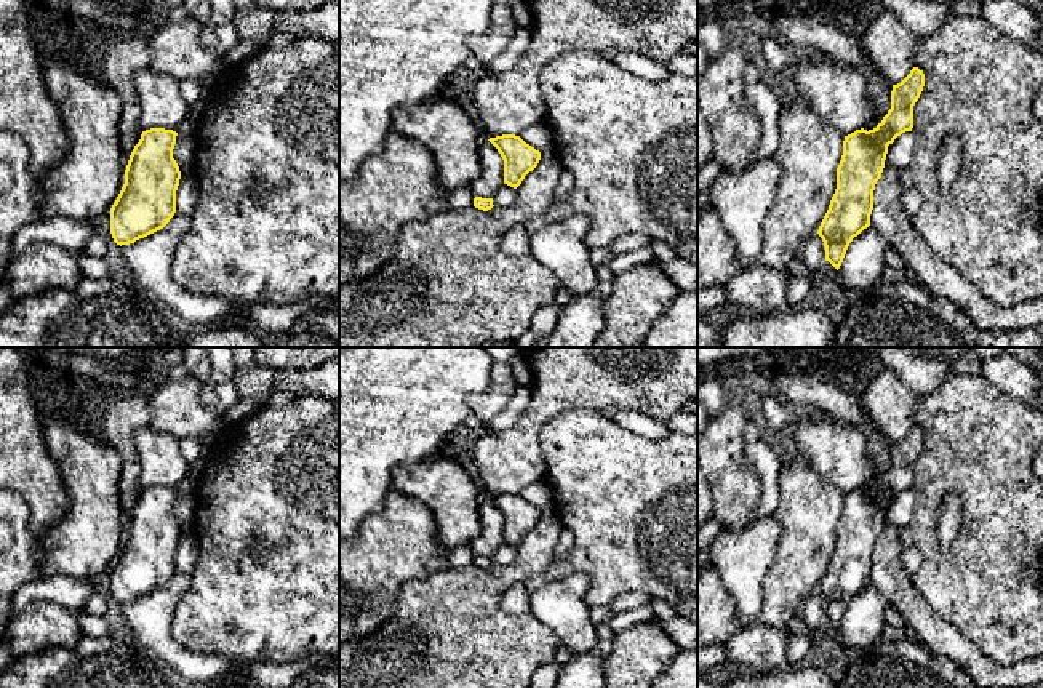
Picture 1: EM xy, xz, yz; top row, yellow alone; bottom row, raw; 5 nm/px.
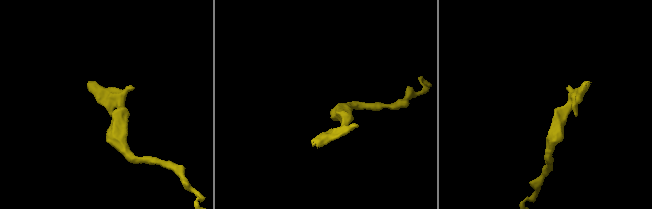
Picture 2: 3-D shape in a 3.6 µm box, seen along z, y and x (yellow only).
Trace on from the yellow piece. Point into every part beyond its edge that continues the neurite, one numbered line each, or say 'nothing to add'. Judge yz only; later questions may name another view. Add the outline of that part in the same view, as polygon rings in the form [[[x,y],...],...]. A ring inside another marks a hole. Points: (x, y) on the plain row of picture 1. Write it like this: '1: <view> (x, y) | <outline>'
nothing to add

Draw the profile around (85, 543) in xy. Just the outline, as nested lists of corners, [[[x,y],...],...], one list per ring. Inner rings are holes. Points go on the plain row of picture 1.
[[[48,418],[43,434],[67,493],[67,512],[37,539],[35,576],[93,582],[110,570],[125,542],[120,502],[122,458],[64,419]]]

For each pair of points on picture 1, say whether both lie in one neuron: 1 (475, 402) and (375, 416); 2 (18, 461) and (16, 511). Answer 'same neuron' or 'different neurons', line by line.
1: different neurons
2: different neurons

